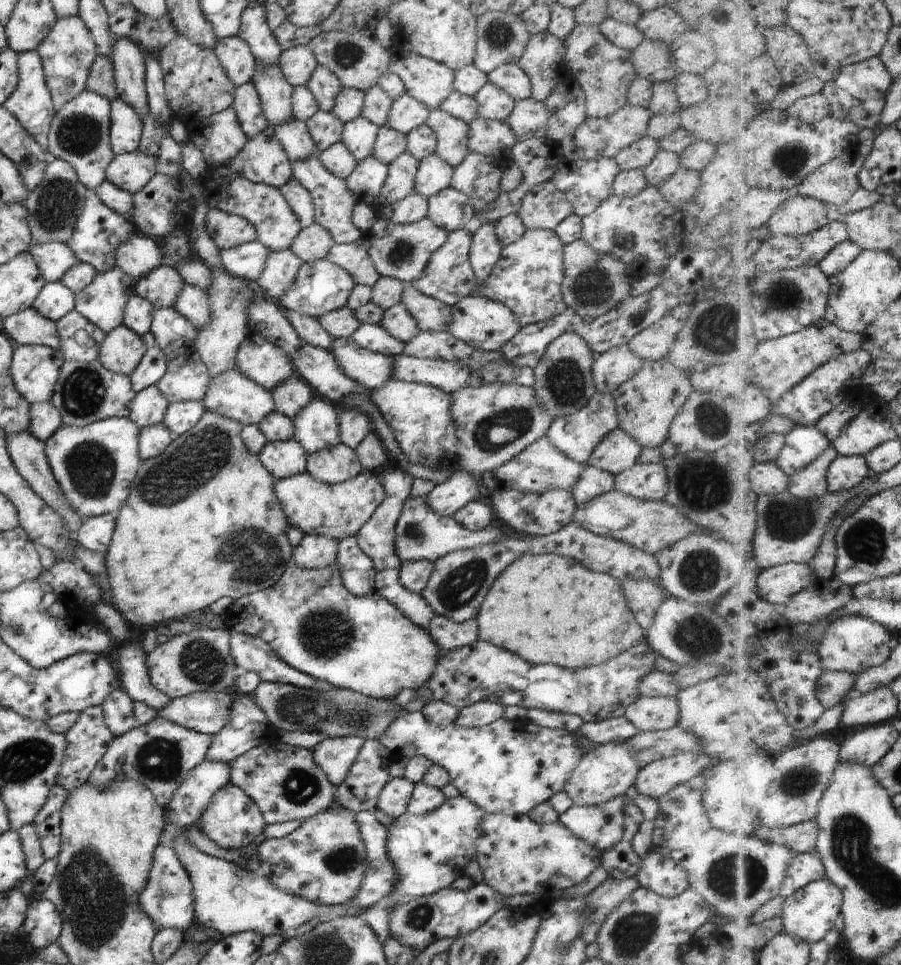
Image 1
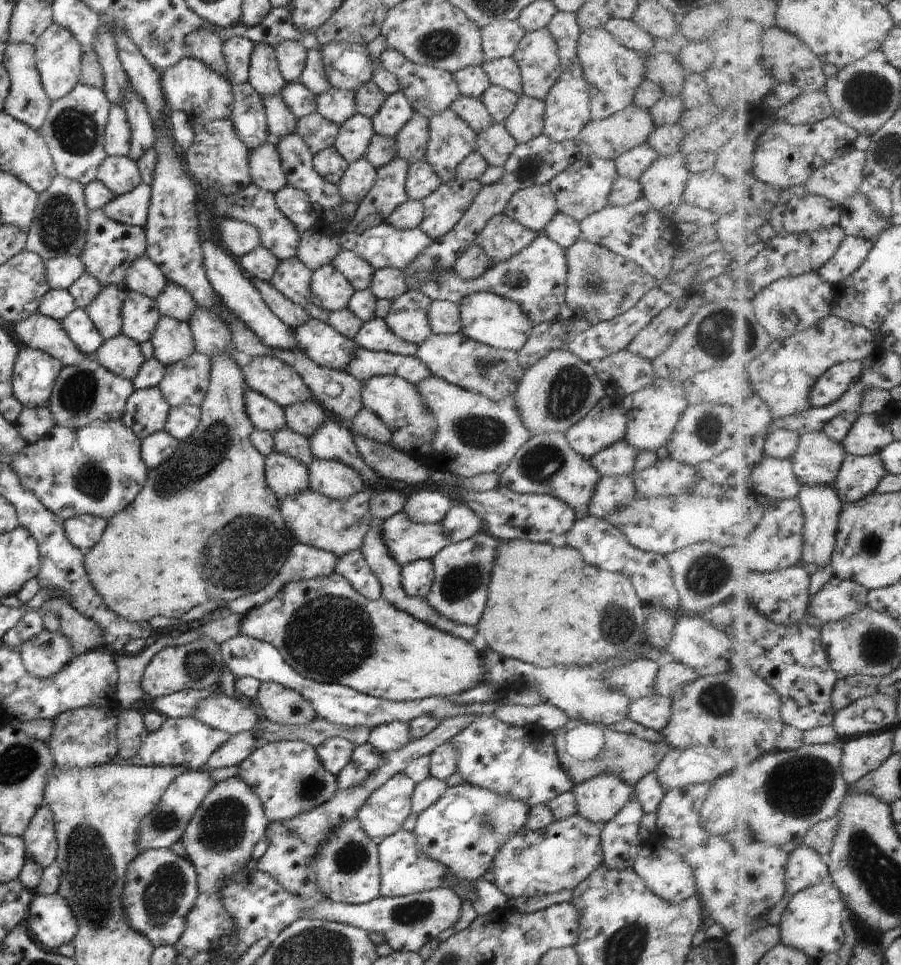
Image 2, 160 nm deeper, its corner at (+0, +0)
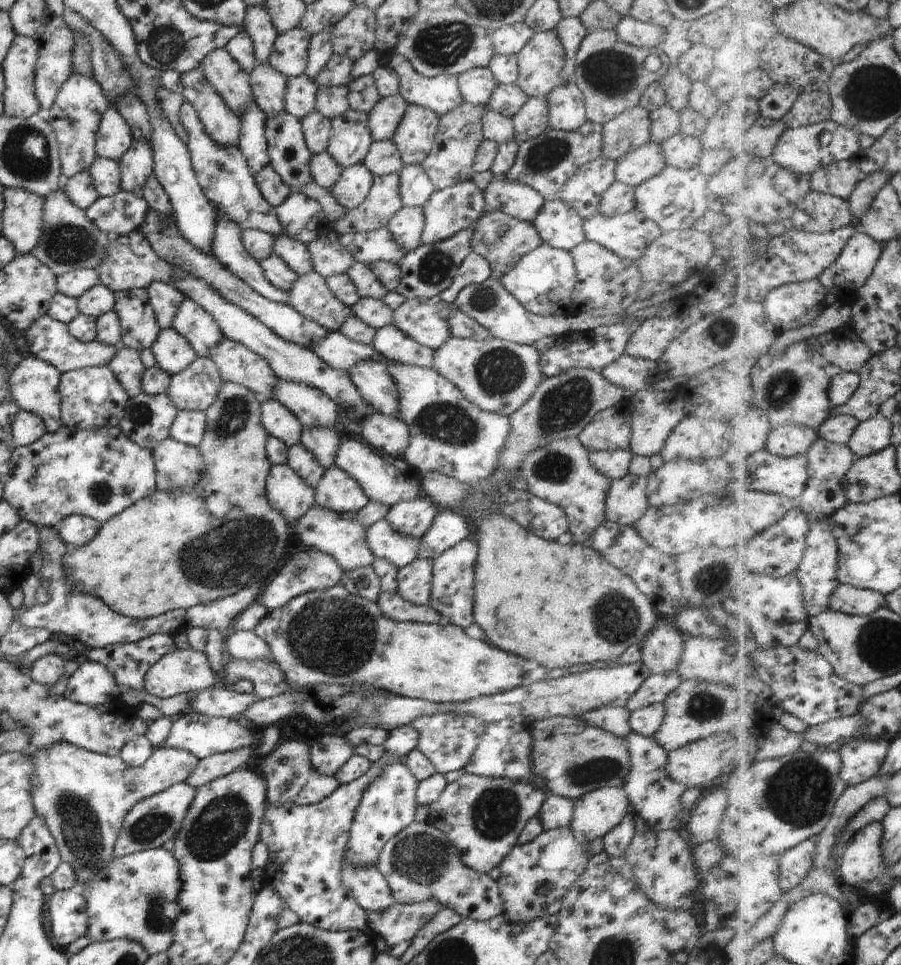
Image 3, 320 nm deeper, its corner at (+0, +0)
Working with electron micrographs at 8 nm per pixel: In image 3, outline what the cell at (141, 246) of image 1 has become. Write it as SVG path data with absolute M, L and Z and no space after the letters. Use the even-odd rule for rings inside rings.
M160 281L150 283L145 289L161 330L169 329L172 327L180 303L186 296L176 287Z

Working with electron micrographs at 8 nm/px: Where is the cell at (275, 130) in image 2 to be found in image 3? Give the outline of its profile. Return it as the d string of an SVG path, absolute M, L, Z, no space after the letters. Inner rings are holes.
M256 62L249 74L254 102L267 114L275 117L285 111L287 76L271 64Z

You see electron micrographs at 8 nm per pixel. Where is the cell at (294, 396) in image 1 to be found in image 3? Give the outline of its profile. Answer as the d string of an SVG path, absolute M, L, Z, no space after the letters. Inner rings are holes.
M303 427L300 443L317 458L325 470L335 465L335 454L340 444L340 438L334 429Z

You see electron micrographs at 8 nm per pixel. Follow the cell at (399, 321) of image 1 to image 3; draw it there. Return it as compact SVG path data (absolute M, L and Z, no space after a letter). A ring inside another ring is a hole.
M439 295L406 299L393 310L394 325L416 342L437 351L450 337L451 310Z

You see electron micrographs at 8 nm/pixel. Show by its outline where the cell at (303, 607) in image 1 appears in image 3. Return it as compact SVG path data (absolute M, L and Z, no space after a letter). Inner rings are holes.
M342 585L330 587L328 590L312 591L301 595L287 602L284 606L269 611L255 626L253 631L260 637L270 648L273 660L284 673L285 681L289 690L311 689L320 685L353 685L354 683L362 683L372 685L379 689L384 689L394 693L398 697L410 697L411 699L424 699L435 703L463 703L464 701L474 700L481 696L492 696L498 693L505 693L512 689L524 685L524 674L526 671L520 664L516 664L516 656L508 654L504 650L498 650L494 646L488 646L488 642L481 641L470 637L464 632L463 628L440 623L396 623L378 608L375 602L363 599L361 596L353 595Z

